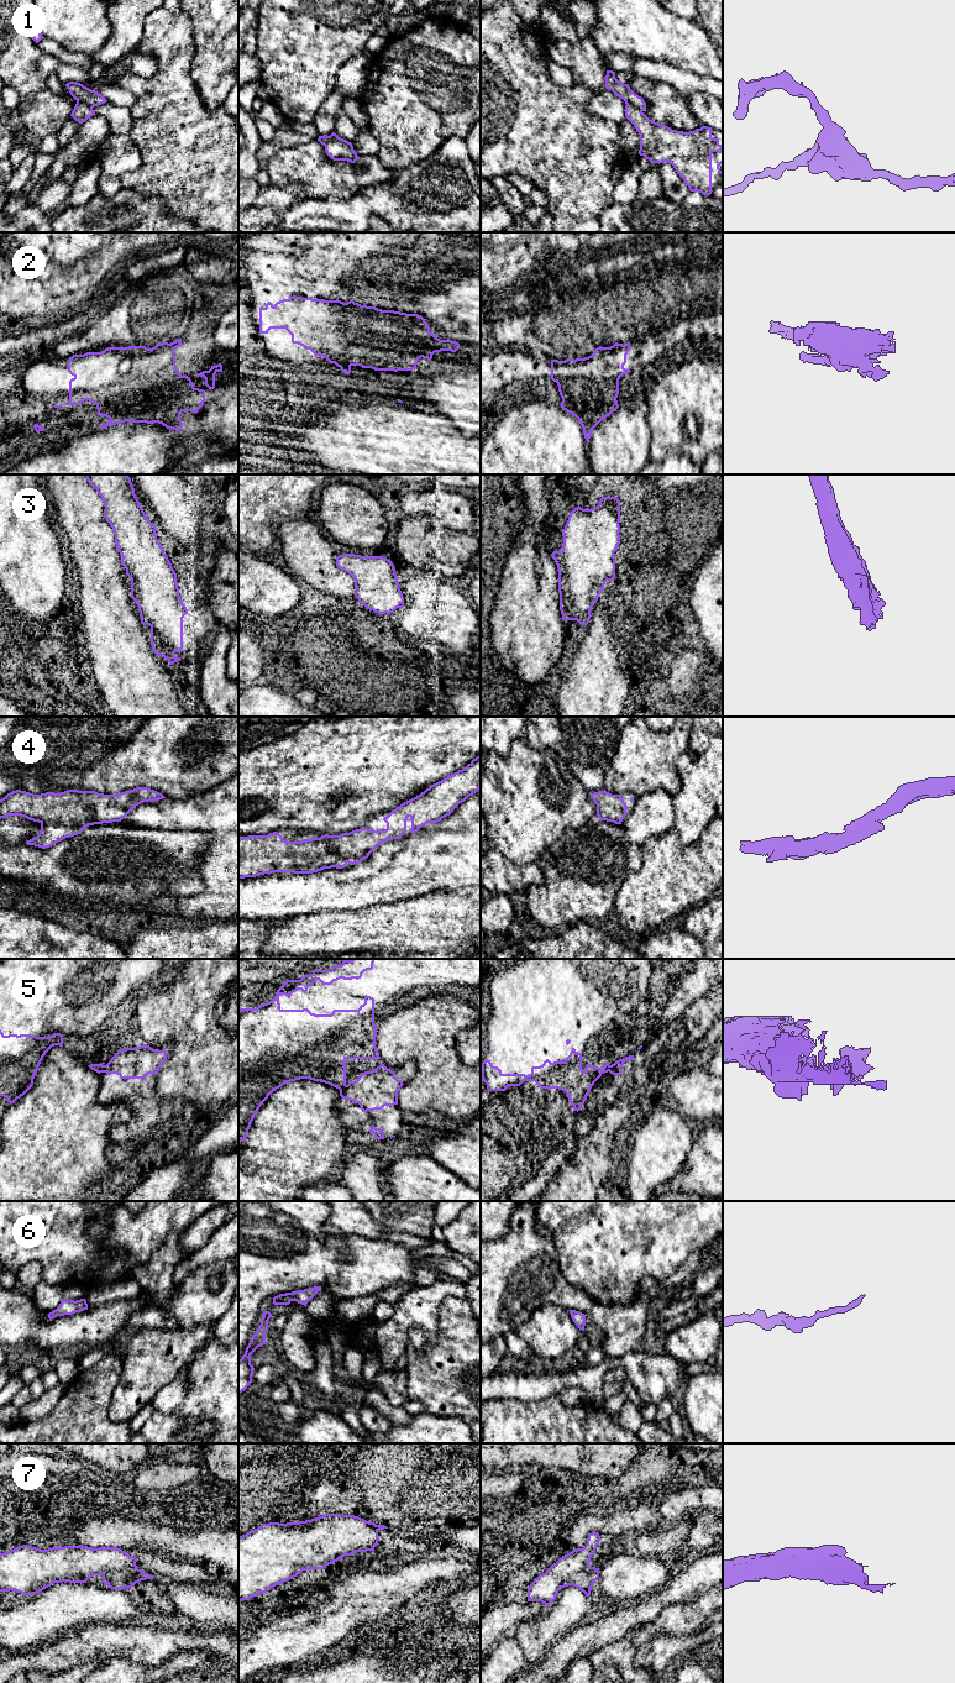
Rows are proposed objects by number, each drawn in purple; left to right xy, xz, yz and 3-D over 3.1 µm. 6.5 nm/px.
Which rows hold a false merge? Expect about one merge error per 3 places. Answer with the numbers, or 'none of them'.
1, 5

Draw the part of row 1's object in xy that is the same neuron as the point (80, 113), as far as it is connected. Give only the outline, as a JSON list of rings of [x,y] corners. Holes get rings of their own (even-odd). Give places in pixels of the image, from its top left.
[[[77,103],[70,116],[79,124],[83,124],[93,115],[95,115],[95,112],[91,106],[88,106],[84,103]]]

